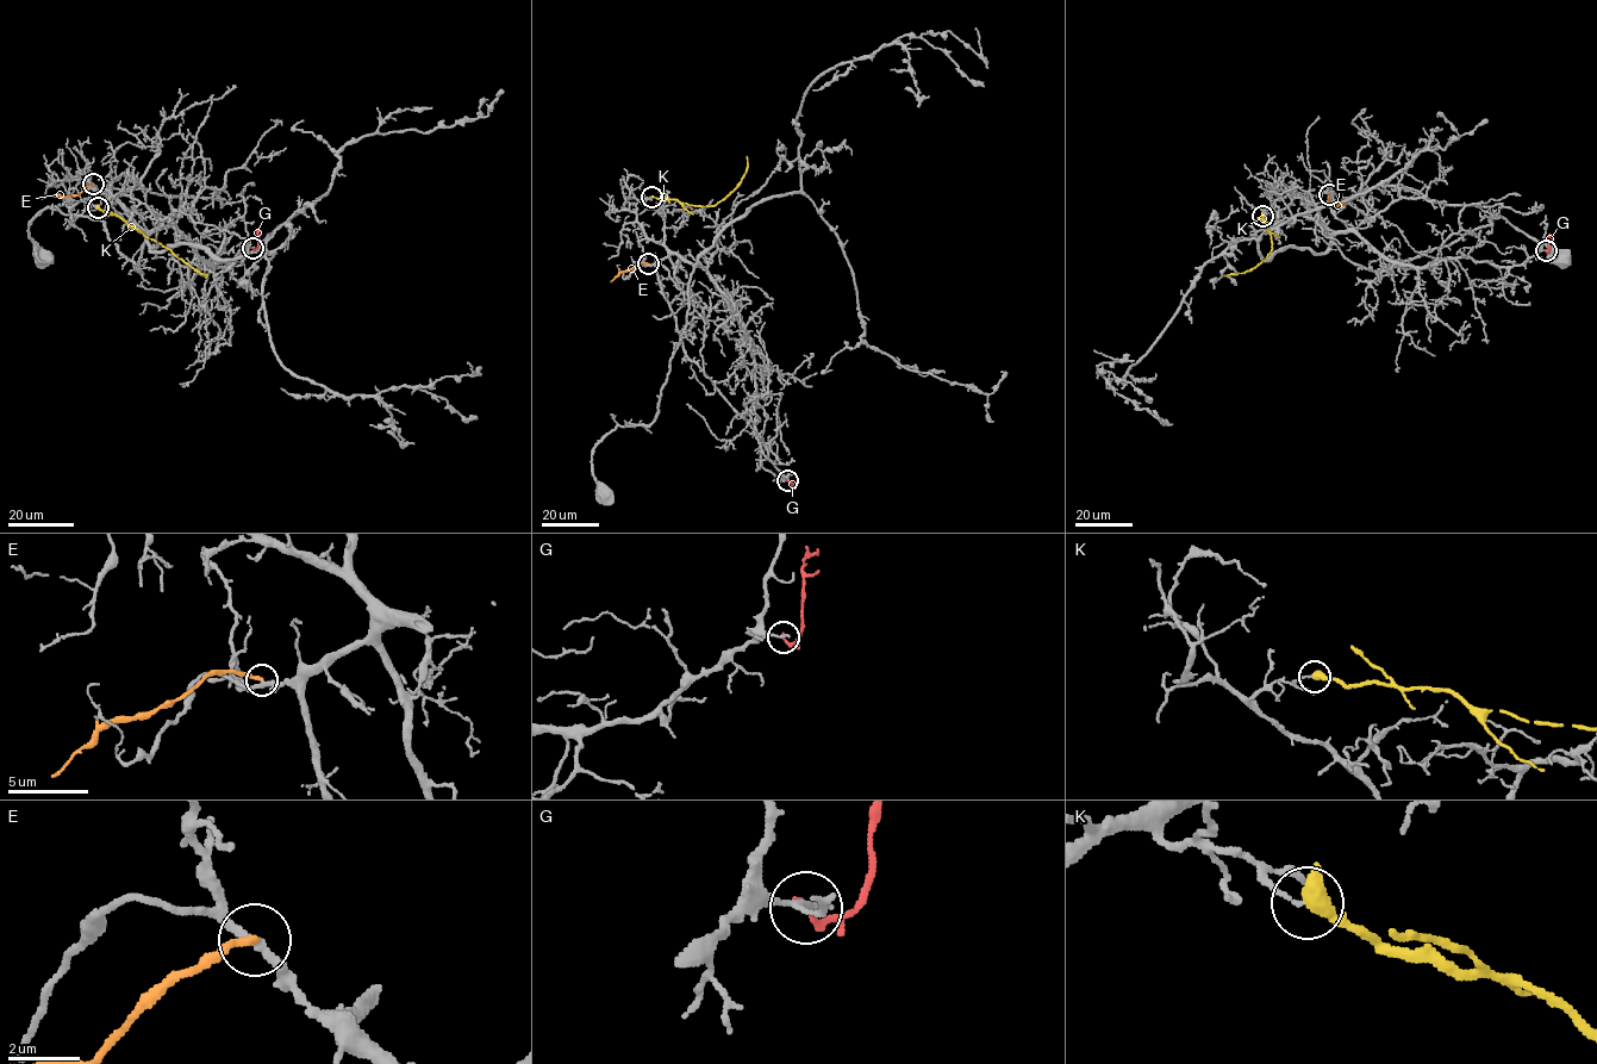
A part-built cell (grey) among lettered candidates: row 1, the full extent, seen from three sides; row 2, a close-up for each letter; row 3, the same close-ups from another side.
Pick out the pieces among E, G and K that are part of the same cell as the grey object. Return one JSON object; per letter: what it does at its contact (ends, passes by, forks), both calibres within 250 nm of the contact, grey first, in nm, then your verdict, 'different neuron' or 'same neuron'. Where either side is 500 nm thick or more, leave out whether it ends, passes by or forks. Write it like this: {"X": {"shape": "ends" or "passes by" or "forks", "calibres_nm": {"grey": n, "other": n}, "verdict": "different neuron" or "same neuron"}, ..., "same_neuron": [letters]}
{"E": {"shape": "ends", "calibres_nm": {"grey": 260, "other": 220}, "verdict": "different neuron"}, "G": {"shape": "ends", "calibres_nm": {"grey": 120, "other": 190}, "verdict": "different neuron"}, "K": {"calibres_nm": {"grey": 90, "other": 550}, "verdict": "different neuron"}, "same_neuron": []}

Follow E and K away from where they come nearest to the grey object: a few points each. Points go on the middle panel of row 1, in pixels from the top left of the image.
E: (648, 265), (638, 262), (610, 281)
K: (652, 197), (677, 199), (690, 205), (716, 205), (741, 180), (747, 156)

